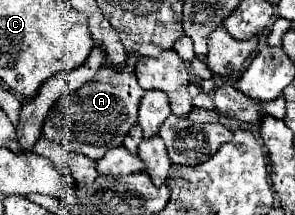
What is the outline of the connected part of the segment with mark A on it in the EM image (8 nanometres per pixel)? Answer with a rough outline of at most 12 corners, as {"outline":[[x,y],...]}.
{"outline":[[102,67],[48,111],[42,137],[100,159],[122,145],[144,91]]}

